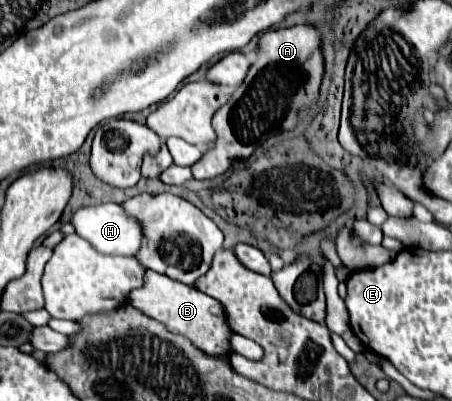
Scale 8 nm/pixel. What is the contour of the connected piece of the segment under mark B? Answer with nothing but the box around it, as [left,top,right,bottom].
[129,270,231,356]

